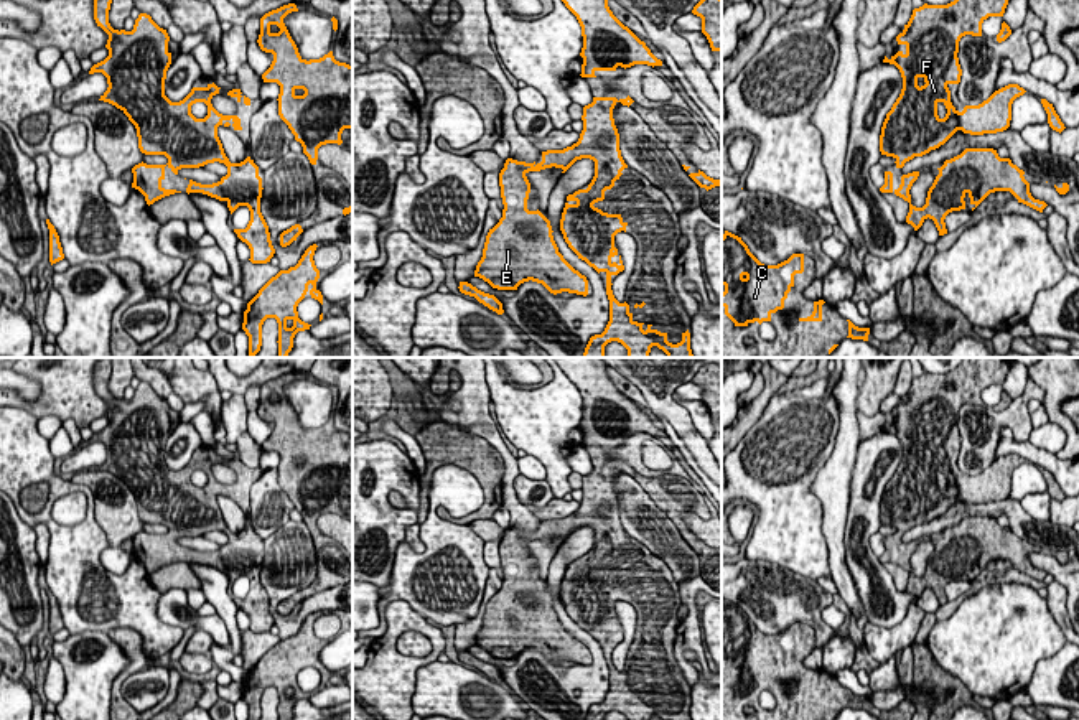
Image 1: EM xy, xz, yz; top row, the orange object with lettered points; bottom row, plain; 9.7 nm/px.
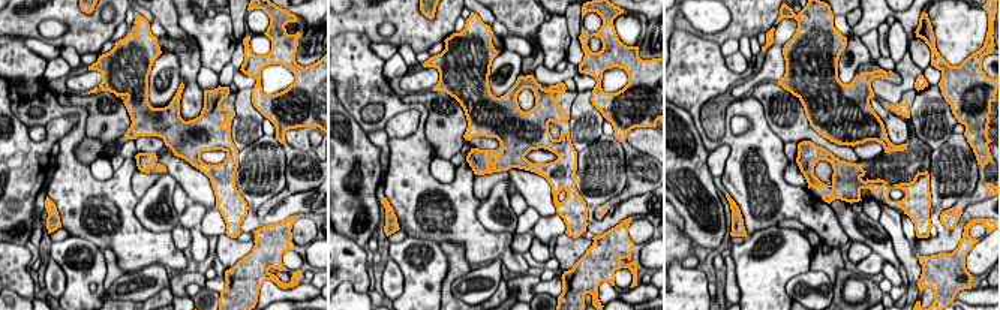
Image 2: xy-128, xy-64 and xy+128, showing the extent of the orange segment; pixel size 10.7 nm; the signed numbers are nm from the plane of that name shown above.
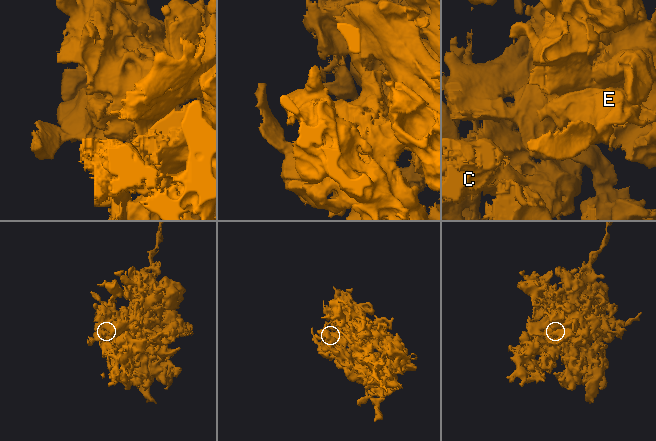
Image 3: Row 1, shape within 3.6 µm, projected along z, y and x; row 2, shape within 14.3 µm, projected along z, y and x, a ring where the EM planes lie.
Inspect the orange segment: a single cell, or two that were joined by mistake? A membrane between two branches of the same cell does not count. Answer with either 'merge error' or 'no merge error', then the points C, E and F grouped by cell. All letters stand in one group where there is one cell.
no merge error; groups C E F

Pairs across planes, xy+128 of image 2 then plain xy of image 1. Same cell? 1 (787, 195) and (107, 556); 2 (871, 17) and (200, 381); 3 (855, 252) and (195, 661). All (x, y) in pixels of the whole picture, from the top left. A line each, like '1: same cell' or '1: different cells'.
1: different cells
2: different cells
3: different cells

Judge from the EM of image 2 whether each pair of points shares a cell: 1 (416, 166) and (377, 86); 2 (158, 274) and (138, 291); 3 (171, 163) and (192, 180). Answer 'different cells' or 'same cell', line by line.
1: same cell
2: same cell
3: same cell

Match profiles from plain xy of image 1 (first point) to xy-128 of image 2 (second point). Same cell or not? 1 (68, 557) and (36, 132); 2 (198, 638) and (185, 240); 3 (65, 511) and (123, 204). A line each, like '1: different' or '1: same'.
1: different
2: same
3: different

